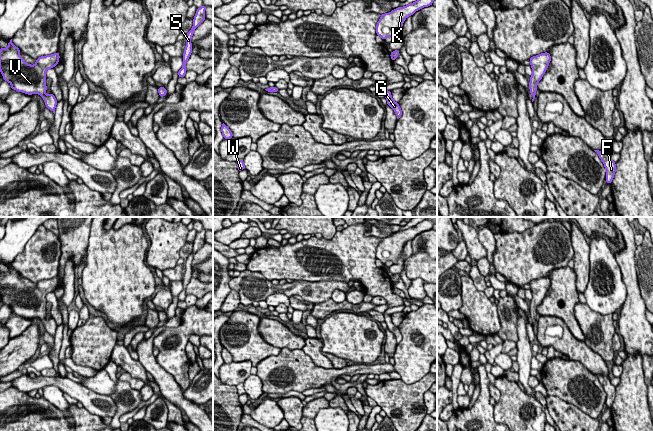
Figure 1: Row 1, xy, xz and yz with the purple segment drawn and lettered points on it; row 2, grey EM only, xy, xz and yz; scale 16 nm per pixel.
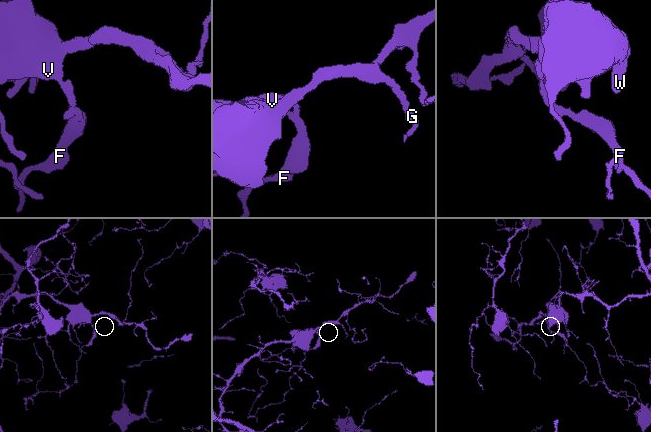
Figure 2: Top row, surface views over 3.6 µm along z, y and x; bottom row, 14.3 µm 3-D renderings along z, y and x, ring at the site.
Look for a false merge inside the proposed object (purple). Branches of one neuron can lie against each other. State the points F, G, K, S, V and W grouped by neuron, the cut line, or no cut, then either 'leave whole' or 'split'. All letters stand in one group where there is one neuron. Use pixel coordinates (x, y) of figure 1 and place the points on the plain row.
F G K S V W | no cut | leave whole

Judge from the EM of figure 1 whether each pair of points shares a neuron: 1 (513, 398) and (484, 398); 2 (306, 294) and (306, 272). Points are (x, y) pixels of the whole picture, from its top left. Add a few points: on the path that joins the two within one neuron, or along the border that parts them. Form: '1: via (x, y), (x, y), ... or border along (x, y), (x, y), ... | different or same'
1: border along (493, 406), (493, 418), (495, 420) | different
2: border along (293, 279), (308, 281), (330, 280) | different

